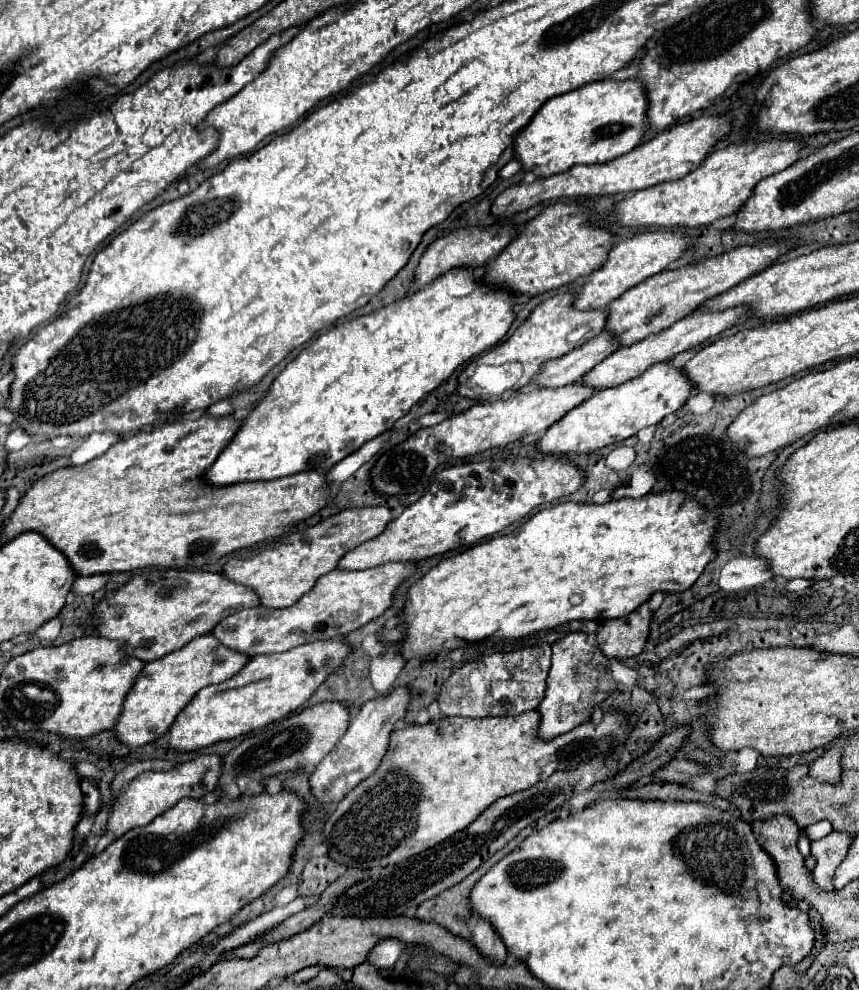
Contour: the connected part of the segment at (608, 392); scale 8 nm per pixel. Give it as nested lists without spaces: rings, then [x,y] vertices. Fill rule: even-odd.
[[[669,362],[653,364],[641,376],[619,384],[615,388],[605,388],[595,392],[589,400],[573,408],[563,416],[561,422],[555,422],[545,436],[539,440],[539,448],[547,454],[551,452],[593,452],[609,444],[617,444],[635,436],[641,428],[659,424],[665,416],[675,414],[687,398],[693,394],[693,384],[681,368],[673,368]]]

